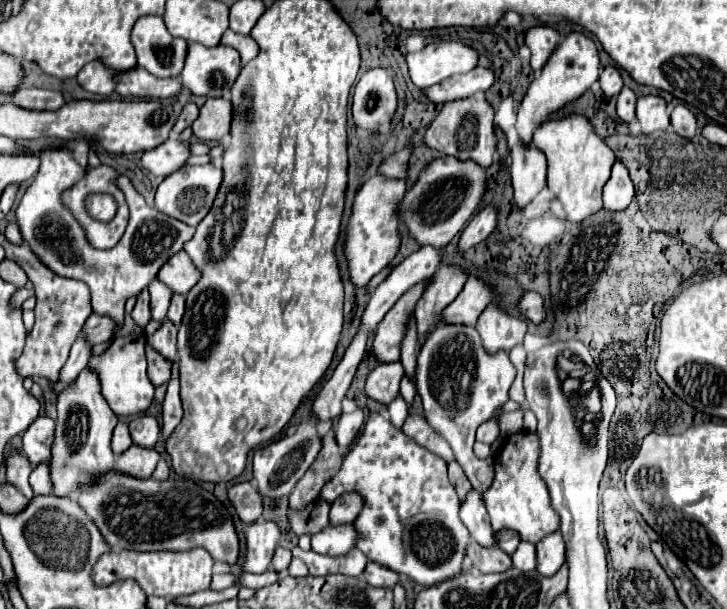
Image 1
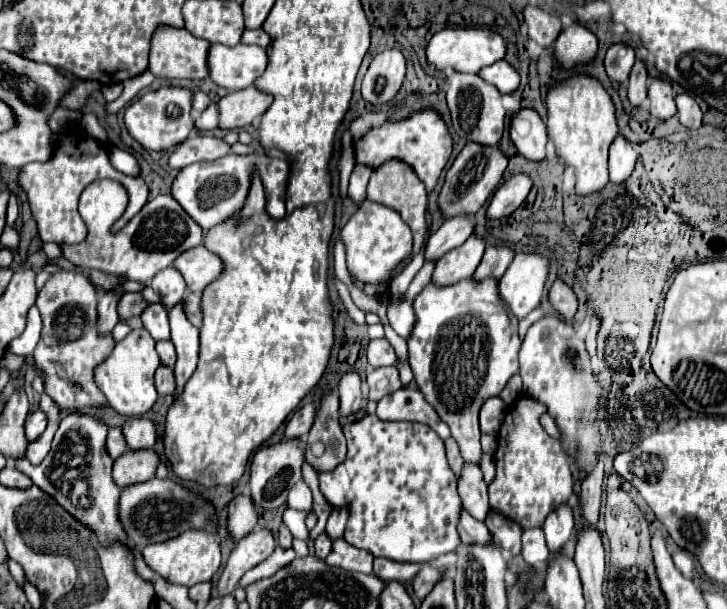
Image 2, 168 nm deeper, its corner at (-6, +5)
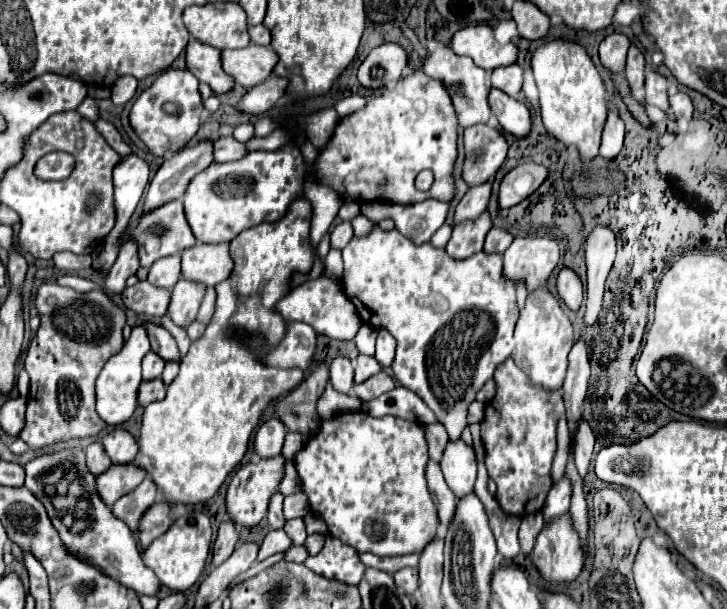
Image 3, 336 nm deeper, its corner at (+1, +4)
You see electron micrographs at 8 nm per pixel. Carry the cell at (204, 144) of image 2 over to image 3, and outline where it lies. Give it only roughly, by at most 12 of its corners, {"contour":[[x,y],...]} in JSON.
{"contour":[[232,136],[214,140],[214,162],[240,160],[242,142]]}

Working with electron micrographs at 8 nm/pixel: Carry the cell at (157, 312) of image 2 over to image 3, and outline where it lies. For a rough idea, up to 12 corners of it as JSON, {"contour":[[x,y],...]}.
{"contour":[[142,324],[152,350],[164,360],[180,360],[172,334],[156,324]]}

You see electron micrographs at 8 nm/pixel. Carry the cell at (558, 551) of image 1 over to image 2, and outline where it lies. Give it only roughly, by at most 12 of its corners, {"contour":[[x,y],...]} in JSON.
{"contour":[[571,503],[547,515],[543,531],[551,553],[573,533]]}

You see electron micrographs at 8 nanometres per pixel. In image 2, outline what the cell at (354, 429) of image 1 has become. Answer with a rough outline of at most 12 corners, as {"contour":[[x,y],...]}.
{"contour":[[349,371],[339,381],[341,415],[361,409],[361,377]]}

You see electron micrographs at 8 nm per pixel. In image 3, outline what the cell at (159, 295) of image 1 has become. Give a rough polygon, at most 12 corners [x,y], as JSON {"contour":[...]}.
{"contour":[[180,254],[150,266],[150,284],[172,290],[180,280]]}

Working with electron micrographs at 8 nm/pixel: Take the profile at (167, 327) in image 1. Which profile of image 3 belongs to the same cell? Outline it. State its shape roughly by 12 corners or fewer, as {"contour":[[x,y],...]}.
{"contour":[[148,352],[142,364],[144,380],[160,378],[164,360]]}

